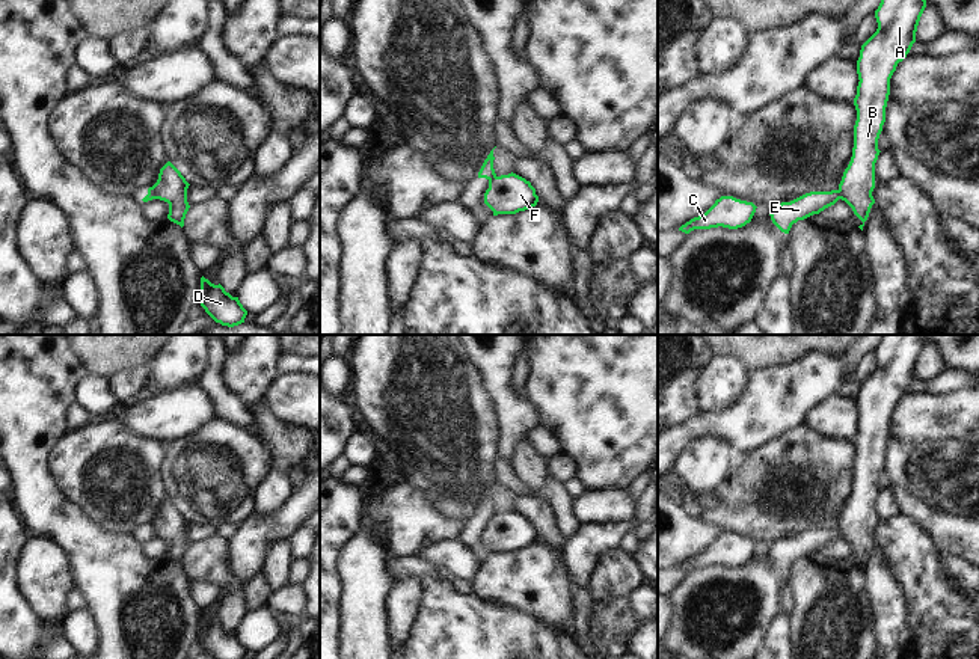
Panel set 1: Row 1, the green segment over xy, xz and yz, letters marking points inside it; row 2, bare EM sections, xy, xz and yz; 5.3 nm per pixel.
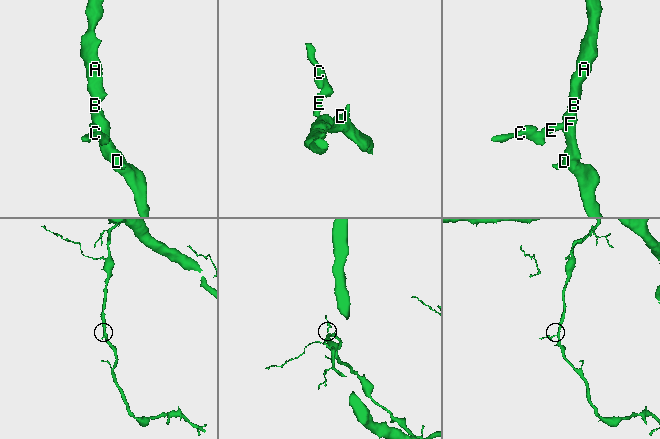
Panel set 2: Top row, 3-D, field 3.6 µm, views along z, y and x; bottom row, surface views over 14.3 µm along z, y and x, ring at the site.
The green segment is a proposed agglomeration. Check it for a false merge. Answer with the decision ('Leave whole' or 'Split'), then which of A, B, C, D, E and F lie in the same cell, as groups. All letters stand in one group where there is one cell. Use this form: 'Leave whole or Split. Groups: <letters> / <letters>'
Split. Groups: A B D F / C E

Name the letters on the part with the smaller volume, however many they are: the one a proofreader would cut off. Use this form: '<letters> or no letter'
C, E

